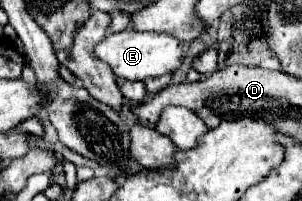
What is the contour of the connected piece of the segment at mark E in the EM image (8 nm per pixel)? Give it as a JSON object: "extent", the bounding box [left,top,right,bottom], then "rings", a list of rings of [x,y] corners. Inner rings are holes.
{"extent":[96,30,186,82],"rings":[[[122,30],[116,34],[106,36],[98,46],[96,46],[96,56],[104,62],[110,64],[114,74],[118,78],[126,80],[140,80],[144,82],[146,78],[158,78],[162,74],[172,74],[182,66],[182,60],[186,56],[184,44],[174,38],[172,34],[166,32],[138,32],[138,30]]]}

